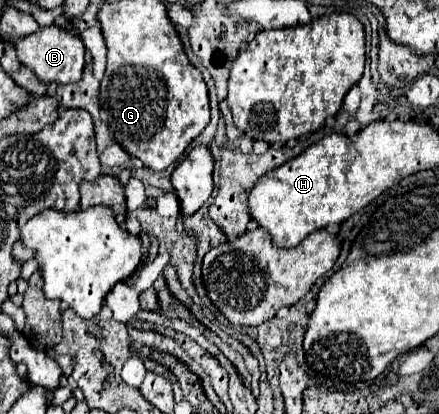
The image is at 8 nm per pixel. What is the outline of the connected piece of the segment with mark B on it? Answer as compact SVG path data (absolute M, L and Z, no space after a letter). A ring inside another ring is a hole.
M56 25L40 27L36 33L22 37L16 43L18 59L30 67L40 81L46 83L76 83L82 77L84 71L84 55L86 47L78 33L72 33L68 29L60 29Z

